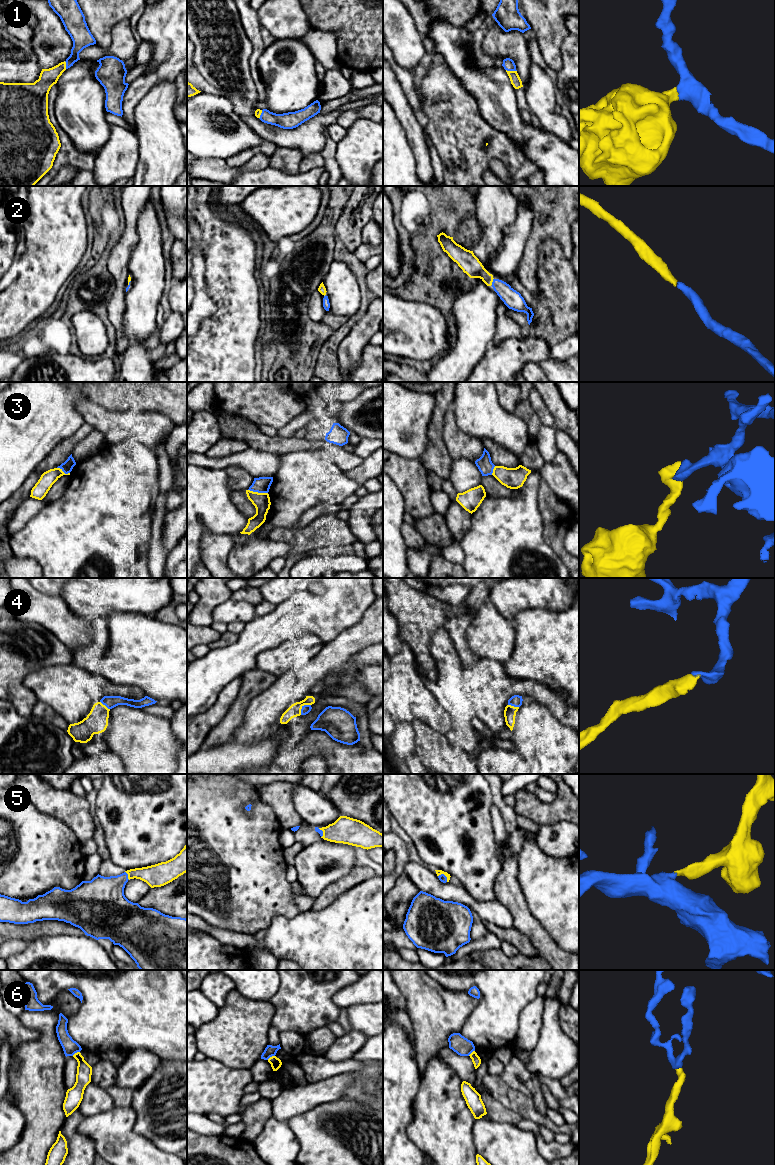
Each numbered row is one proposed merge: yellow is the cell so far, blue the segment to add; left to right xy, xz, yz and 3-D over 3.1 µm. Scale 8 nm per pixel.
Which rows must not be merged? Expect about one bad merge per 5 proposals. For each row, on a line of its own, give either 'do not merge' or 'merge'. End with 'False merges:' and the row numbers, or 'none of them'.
1: merge
2: merge
3: do not merge
4: merge
5: merge
6: do not merge
False merges: 3, 6

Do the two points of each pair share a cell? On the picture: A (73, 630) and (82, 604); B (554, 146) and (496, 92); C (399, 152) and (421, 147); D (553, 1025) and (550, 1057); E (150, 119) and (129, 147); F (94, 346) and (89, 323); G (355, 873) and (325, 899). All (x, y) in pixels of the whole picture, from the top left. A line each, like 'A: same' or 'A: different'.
A: different
B: same
C: different
D: same
E: different
F: same
G: same

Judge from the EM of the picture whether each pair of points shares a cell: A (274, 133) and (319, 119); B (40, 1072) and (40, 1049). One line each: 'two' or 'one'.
A: one
B: one

